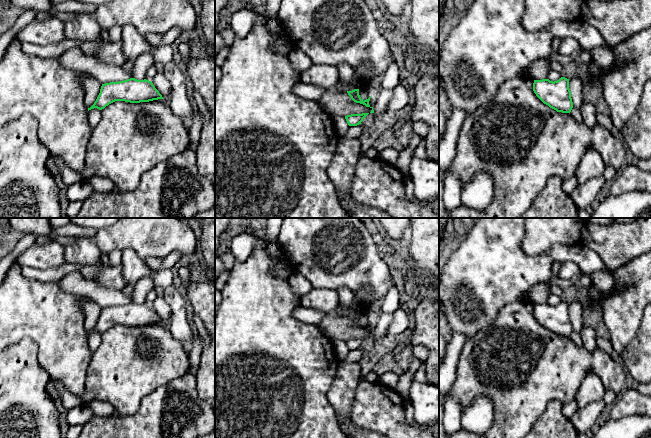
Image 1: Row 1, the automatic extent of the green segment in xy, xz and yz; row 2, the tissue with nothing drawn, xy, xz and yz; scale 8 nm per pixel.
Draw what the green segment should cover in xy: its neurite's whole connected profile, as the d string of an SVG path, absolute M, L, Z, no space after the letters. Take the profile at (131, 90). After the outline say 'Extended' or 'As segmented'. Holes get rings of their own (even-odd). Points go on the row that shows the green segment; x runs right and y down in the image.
M130 78L124 81L102 84L96 101L88 108L88 111L94 108L102 110L115 101L140 103L158 99L164 98L151 81Z. As segmented

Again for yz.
M565 77L554 82L549 79L534 80L533 91L544 104L557 112L570 113L573 108L569 79Z. As segmented

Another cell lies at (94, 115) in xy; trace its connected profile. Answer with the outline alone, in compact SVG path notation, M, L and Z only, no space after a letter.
M94 108L88 111L88 122L93 130L100 122L101 119L101 110Z

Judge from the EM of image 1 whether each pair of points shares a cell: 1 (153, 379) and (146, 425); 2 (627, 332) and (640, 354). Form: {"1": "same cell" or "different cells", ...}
{"1": "different cells", "2": "different cells"}

